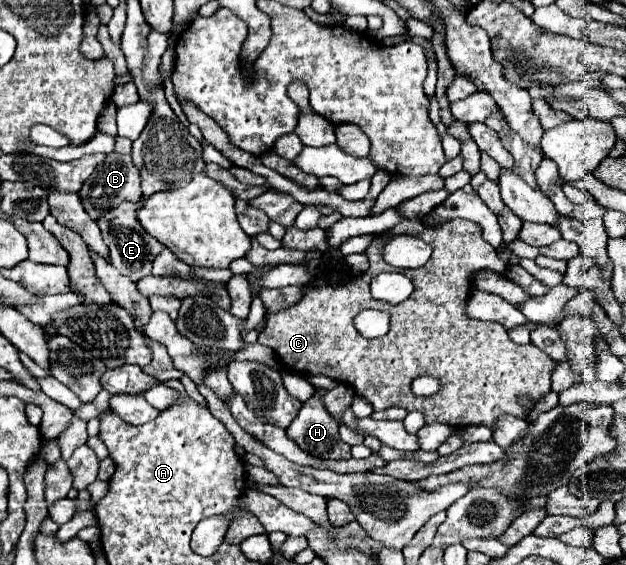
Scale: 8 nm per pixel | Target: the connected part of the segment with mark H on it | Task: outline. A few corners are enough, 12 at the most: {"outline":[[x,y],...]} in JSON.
{"outline":[[321,400],[301,406],[287,436],[311,456],[349,460],[339,422]]}

